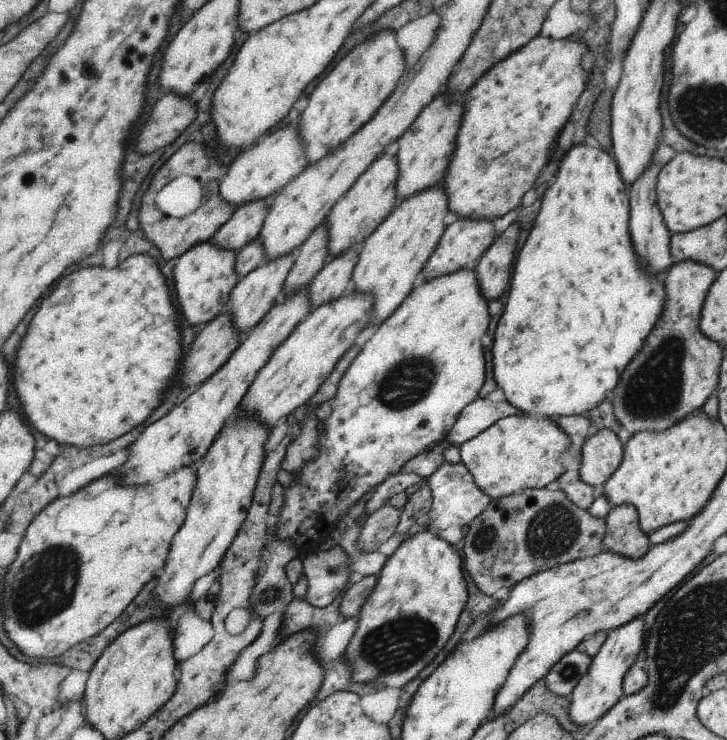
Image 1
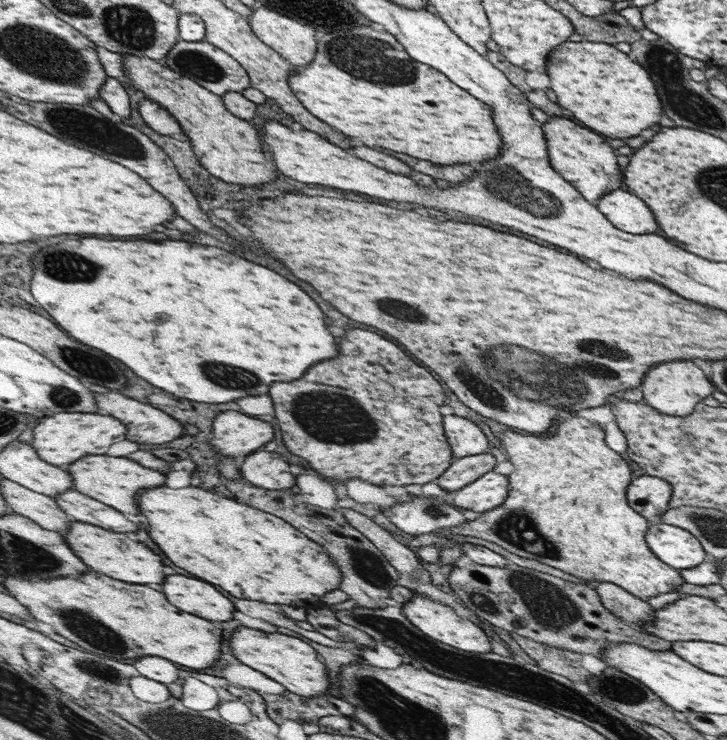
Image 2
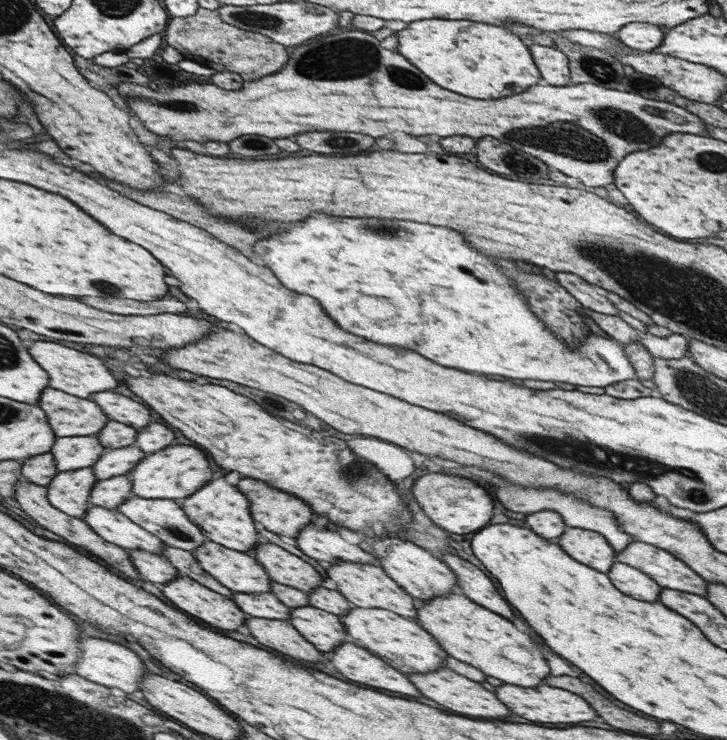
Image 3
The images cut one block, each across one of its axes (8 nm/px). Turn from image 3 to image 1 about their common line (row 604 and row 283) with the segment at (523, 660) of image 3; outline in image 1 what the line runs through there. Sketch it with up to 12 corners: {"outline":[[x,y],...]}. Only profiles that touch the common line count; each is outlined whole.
{"outline":[[474,270],[426,280],[342,378],[280,538],[313,549],[485,383]]}

